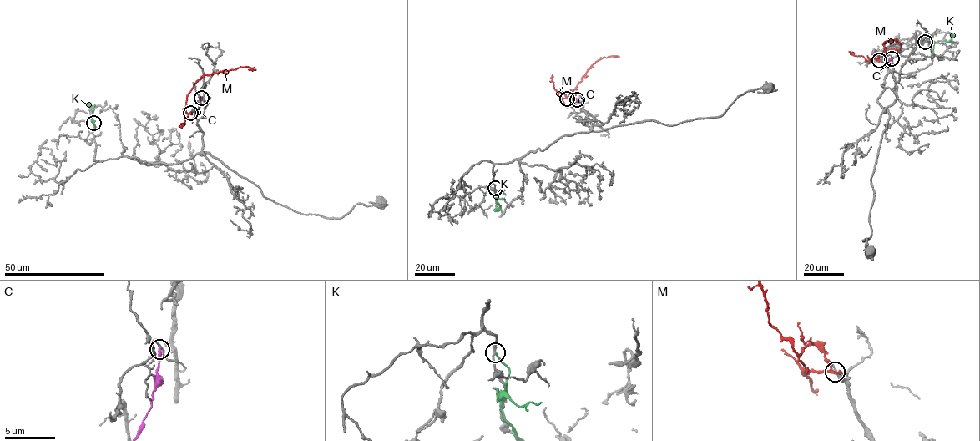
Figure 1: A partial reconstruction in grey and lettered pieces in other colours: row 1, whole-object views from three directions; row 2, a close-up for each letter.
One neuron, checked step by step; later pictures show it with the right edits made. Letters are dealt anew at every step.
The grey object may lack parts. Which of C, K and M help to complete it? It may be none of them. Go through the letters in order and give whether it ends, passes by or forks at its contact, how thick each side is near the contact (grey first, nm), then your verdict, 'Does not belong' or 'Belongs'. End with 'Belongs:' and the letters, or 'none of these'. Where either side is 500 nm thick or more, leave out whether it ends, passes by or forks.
C: It ends there. Thickness 180 nm (grey) against 340 nm. Does not belong
K: It ends there. Thickness 260 nm (grey) against 150 nm. Does not belong
M: It forks there. Thickness 240 nm (grey) against 180 nm. Belongs
Belongs: M

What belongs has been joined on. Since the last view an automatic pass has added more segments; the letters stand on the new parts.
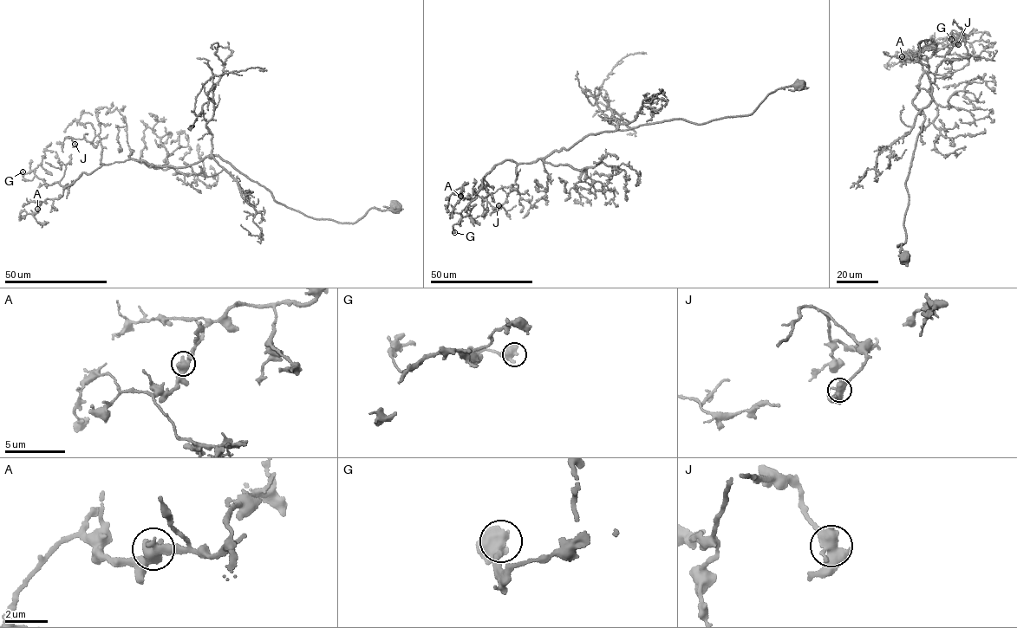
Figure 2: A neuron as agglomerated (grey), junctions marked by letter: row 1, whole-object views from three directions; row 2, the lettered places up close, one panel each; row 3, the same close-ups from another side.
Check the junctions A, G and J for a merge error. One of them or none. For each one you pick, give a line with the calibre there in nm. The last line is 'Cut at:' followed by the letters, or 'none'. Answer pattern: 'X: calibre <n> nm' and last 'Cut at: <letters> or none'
J: calibre 650 nm
Cut at: J

